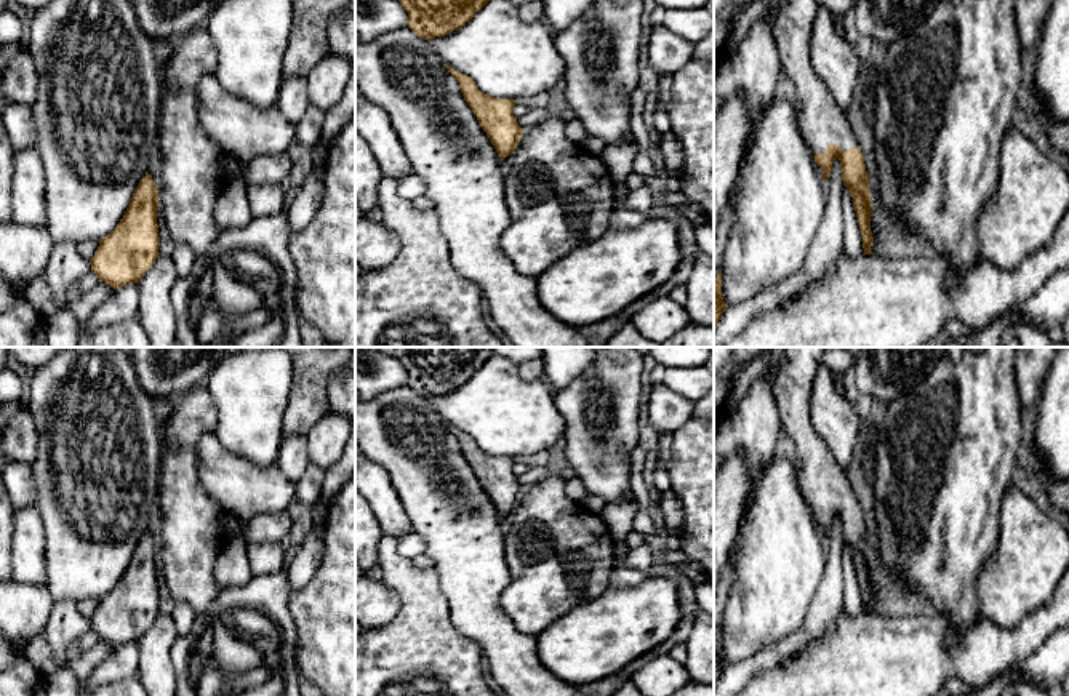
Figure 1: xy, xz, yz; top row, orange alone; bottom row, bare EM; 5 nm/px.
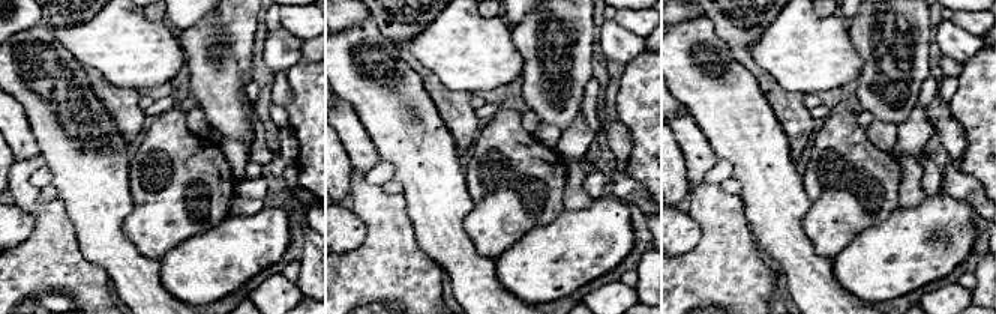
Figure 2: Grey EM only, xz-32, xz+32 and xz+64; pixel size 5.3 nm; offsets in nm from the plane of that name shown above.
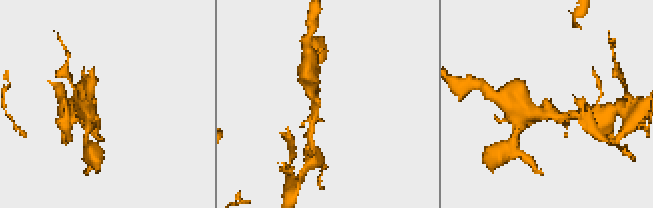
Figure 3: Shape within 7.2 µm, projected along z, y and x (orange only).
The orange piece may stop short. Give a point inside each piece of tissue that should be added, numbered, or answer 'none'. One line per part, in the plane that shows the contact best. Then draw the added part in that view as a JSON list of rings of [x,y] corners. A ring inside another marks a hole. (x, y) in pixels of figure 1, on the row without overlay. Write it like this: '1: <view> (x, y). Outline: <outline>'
1: yz (821, 480). Outline: [[[784,347],[779,363],[768,373],[783,429],[797,453],[800,491],[811,512],[827,502],[842,509],[858,506],[847,470],[842,469],[811,422],[811,390],[824,347]]]

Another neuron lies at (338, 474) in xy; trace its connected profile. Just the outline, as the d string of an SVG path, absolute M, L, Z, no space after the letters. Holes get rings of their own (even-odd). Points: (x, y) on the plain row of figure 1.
M352 424L352 432L349 435L347 445L341 458L333 466L325 469L320 499L325 501L326 504L333 501L354 472L355 472L355 424Z

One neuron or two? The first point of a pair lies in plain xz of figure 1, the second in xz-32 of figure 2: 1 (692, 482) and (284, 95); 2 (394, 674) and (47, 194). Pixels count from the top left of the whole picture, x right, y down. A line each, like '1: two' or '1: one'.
1: two
2: two

